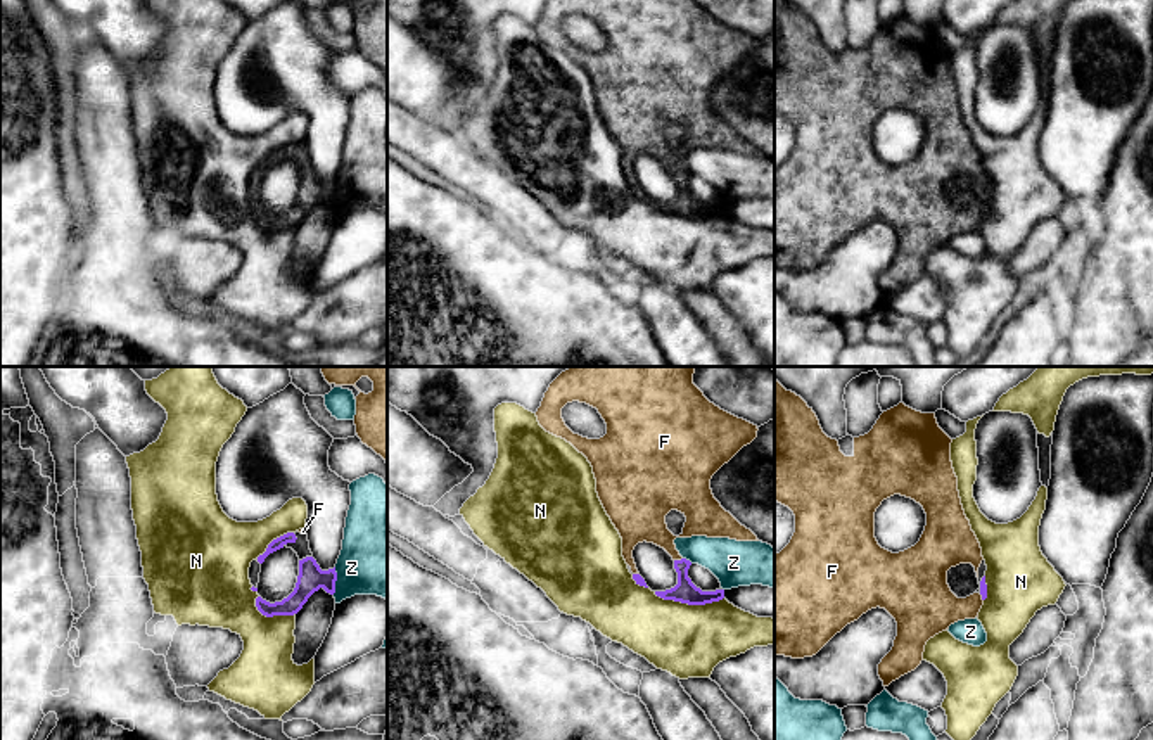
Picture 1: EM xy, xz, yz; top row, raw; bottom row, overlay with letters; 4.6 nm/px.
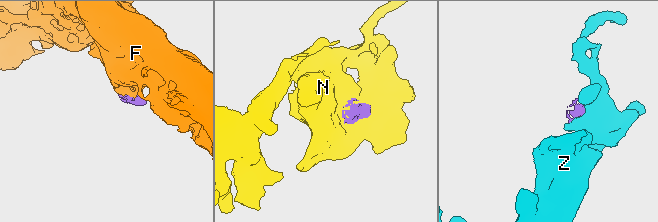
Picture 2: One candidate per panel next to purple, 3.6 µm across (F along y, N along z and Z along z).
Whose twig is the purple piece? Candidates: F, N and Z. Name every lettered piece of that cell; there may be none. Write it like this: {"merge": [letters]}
{"merge": ["F"]}

